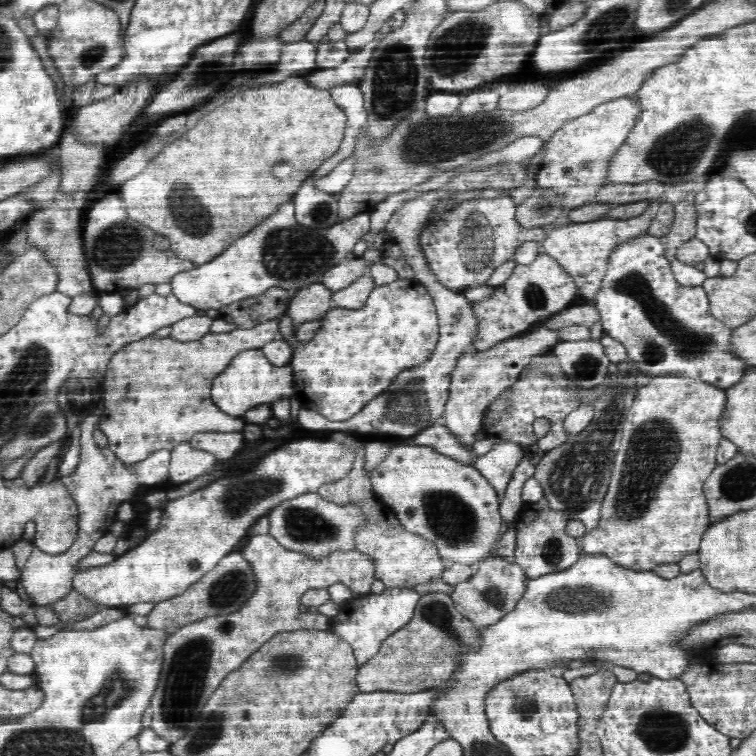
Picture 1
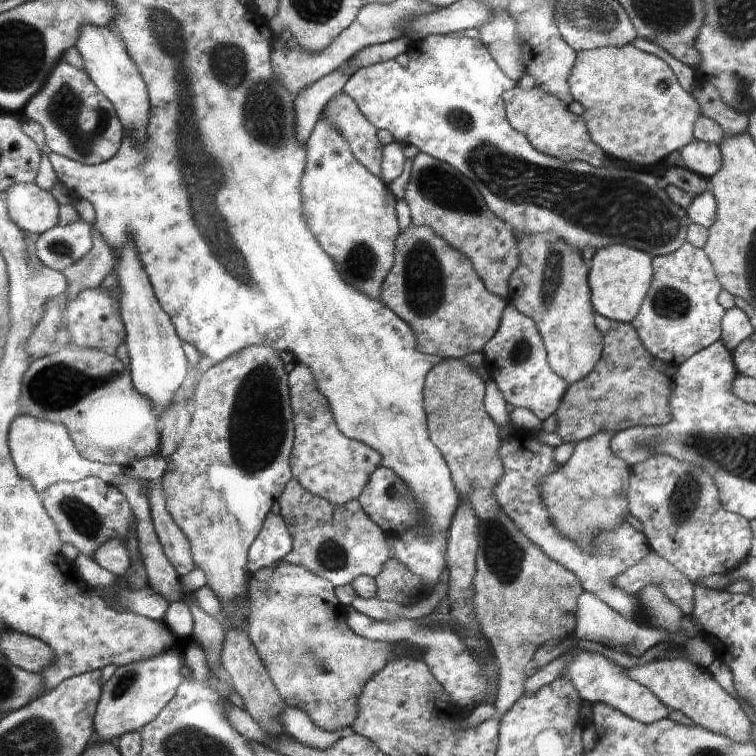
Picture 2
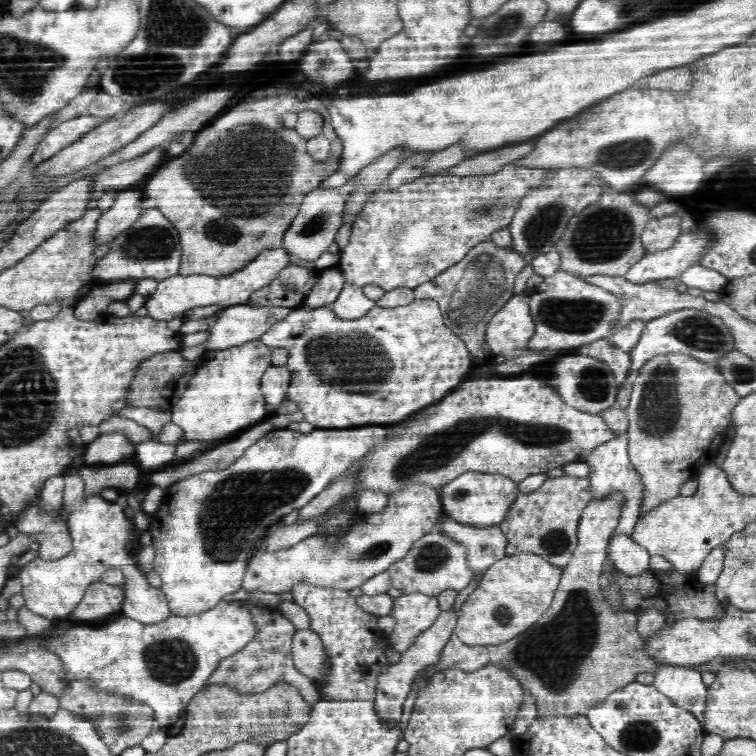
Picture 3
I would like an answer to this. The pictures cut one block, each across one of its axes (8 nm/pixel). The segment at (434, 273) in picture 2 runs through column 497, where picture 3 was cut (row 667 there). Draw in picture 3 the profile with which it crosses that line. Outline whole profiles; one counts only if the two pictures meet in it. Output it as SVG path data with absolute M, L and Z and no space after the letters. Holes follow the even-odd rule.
M297 629L292 638L291 653L298 672L308 677L316 688L324 687L332 664L328 662L327 650L320 635L312 629Z

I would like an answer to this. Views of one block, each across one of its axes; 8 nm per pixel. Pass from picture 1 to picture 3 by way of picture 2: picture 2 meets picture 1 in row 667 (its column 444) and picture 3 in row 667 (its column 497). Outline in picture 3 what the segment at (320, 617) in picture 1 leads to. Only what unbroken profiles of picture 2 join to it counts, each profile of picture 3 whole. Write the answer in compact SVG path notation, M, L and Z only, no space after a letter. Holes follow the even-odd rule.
M251 606L253 624L256 626L256 634L252 640L239 651L223 658L212 671L212 676L206 682L206 687L226 686L232 690L238 690L240 695L261 694L272 689L279 683L294 687L304 697L304 701L310 705L321 700L319 690L308 677L302 676L293 664L291 653L292 638L296 633L296 625L290 619L284 617L274 606Z

